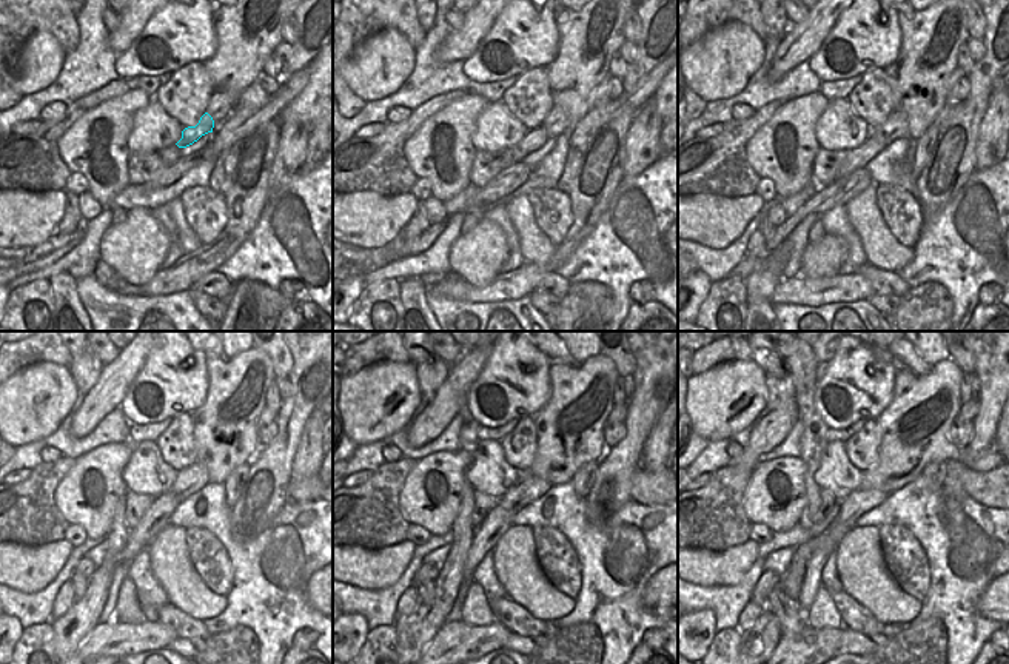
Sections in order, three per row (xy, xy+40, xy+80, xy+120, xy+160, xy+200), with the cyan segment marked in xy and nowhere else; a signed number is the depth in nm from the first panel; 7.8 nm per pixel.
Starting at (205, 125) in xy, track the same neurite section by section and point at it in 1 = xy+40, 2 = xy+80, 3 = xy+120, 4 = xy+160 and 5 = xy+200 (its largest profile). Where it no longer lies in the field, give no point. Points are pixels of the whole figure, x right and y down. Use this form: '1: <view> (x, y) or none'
1: xy+40 (533, 139)
2: xy+80 (858, 157)
3: xy+120 (157, 516)
4: xy+160 (498, 521)
5: xy+200 (820, 549)

